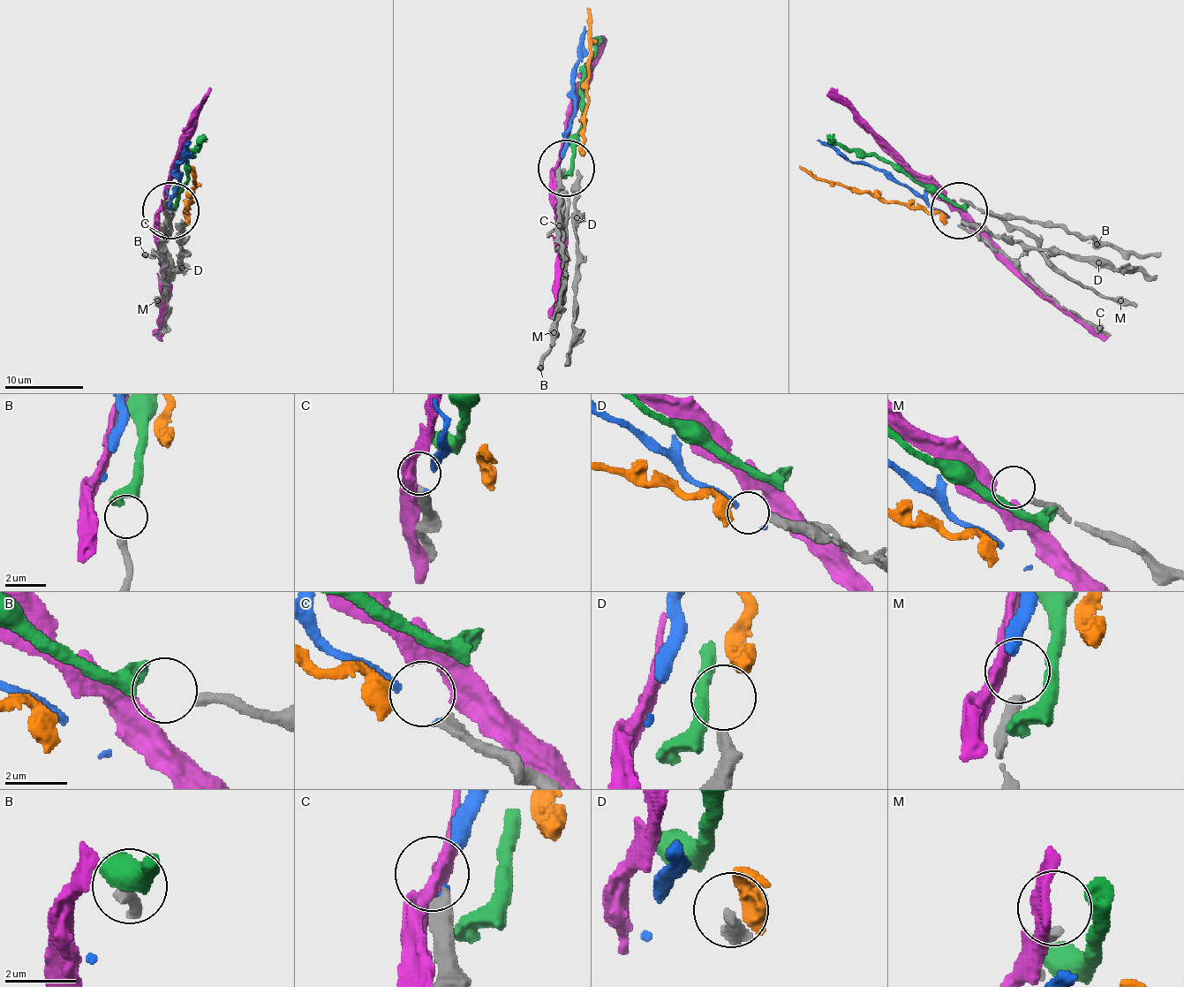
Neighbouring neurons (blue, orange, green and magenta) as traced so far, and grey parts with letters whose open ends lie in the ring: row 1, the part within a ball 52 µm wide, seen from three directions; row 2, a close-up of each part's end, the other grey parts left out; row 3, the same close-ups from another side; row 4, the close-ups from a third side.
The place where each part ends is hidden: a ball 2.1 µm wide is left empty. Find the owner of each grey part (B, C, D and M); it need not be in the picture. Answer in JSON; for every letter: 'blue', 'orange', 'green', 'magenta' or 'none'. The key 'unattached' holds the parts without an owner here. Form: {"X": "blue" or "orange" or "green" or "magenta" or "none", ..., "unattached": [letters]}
{"B": "green", "C": "blue", "D": "orange", "M": "none", "unattached": ["M"]}

